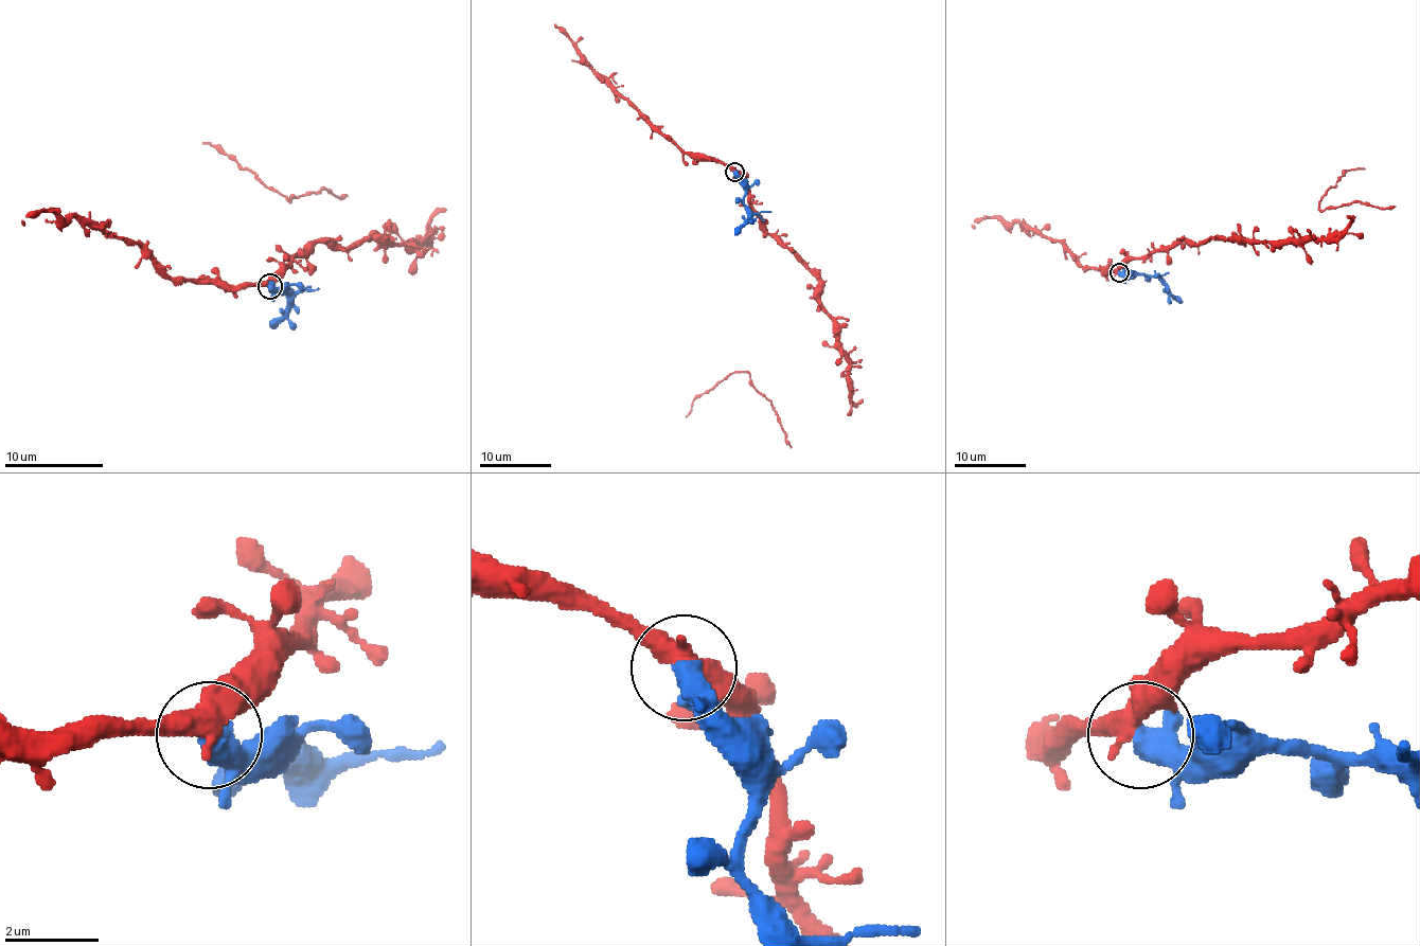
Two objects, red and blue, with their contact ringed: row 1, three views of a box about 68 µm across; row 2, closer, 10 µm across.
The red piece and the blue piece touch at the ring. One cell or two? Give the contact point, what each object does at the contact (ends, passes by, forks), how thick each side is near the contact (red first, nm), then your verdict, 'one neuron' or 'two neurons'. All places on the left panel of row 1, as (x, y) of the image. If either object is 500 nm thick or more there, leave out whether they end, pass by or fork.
at (269, 286); 460 nm thick on the red side, 600 nm on the other; two neurons

